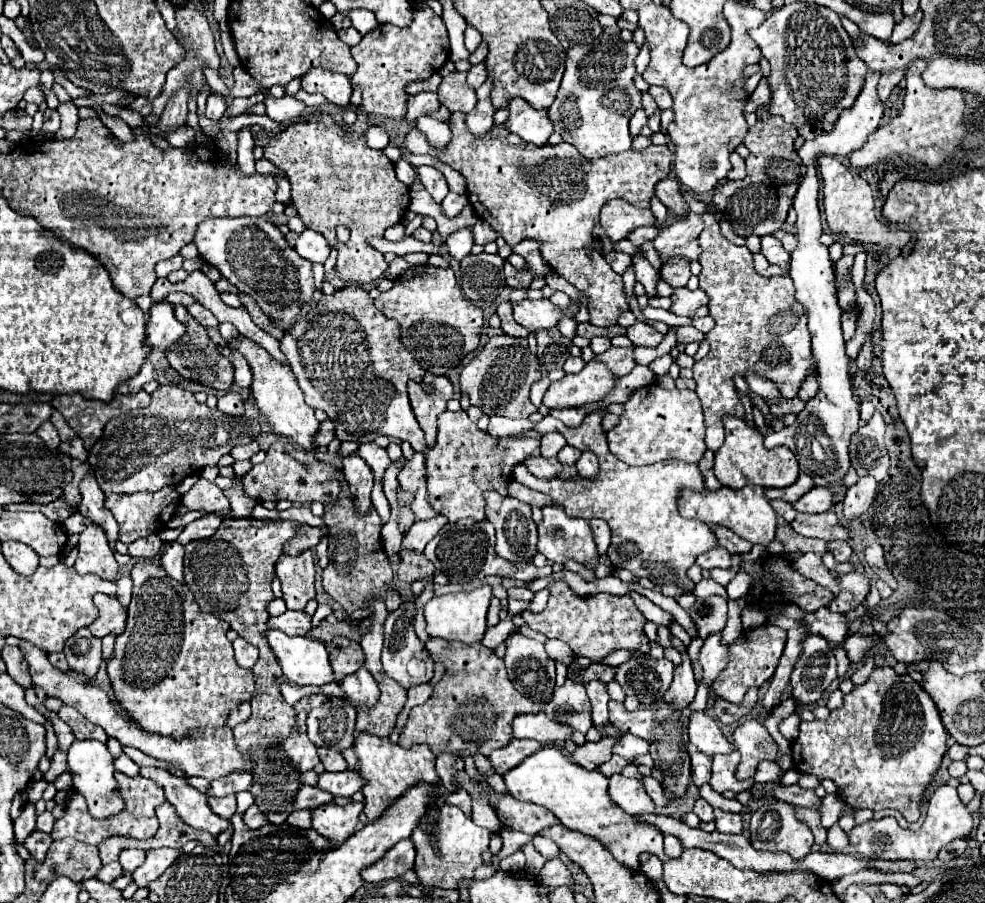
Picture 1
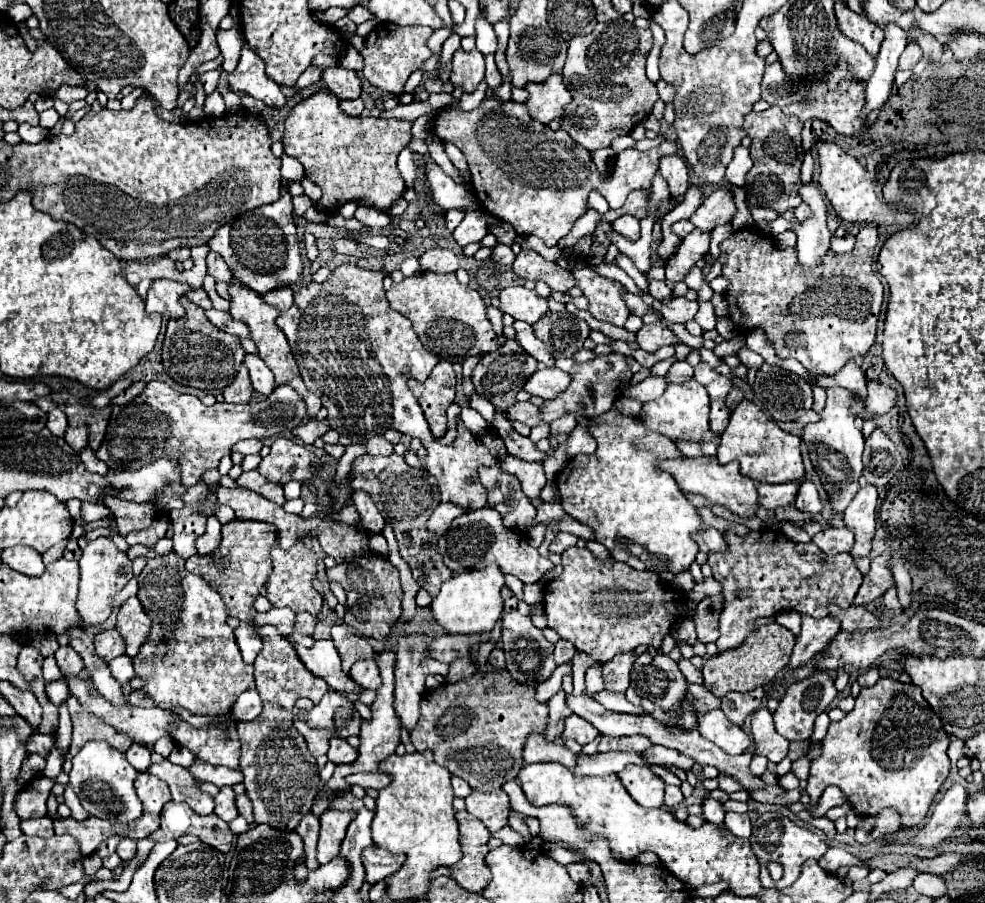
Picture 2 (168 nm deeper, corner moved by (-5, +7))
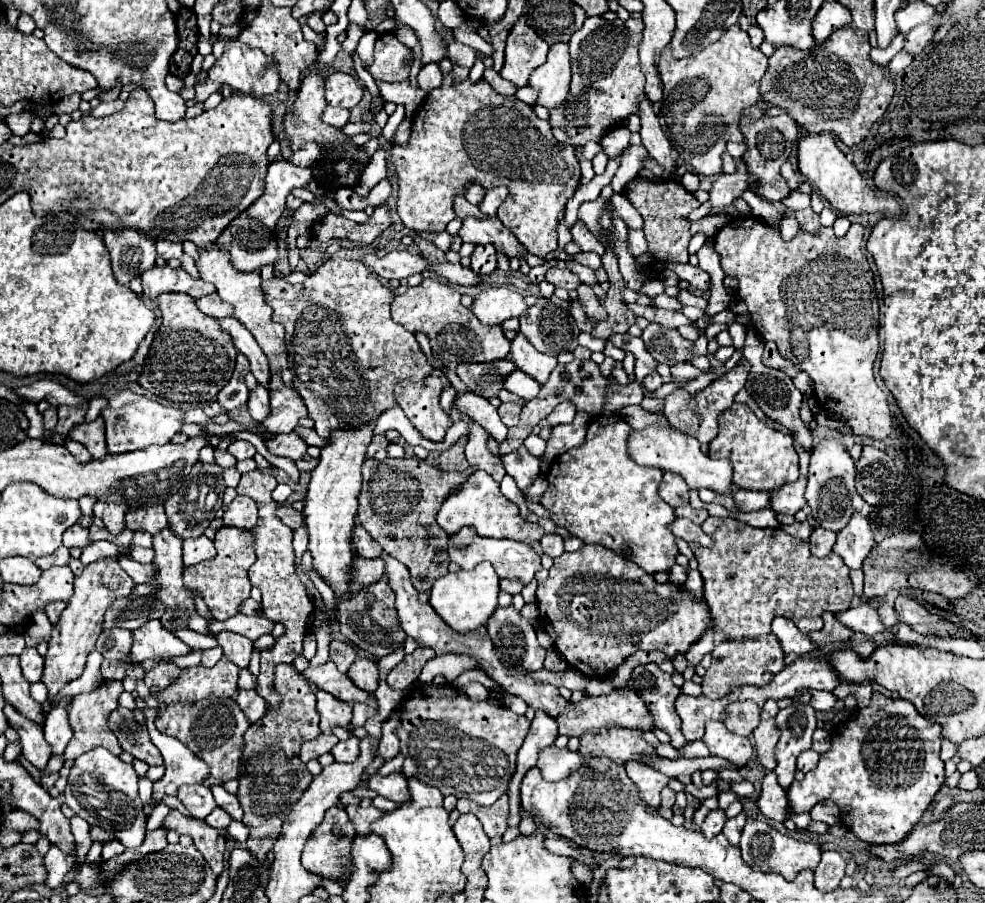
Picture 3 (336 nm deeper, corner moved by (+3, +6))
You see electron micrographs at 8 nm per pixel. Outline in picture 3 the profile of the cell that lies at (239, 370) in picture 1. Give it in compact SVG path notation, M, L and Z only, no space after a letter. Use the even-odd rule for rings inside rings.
M256 384L254 390L250 390L250 398L248 398L248 412L252 414L252 418L258 422L262 418L266 418L266 414L270 412L270 398L268 398L268 390L262 384Z

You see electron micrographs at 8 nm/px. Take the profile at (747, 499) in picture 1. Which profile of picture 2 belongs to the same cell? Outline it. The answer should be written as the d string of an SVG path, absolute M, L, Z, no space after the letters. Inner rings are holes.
M702 455L698 459L690 459L690 457L678 457L678 459L668 459L668 461L660 461L658 463L660 469L668 471L678 487L682 491L688 491L688 493L700 493L704 495L710 503L714 505L722 505L734 513L738 513L740 517L754 517L756 509L760 507L758 505L758 493L756 493L756 483L748 477L744 477L740 473L740 467L738 467L738 461L730 461L726 465L720 465L716 459L710 459L708 455Z

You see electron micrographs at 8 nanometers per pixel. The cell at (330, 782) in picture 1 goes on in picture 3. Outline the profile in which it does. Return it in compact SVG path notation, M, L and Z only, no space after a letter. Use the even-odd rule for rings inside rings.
M372 774L368 778L368 788L374 790L378 796L384 796L396 804L402 804L406 802L406 798L410 798L404 774L390 774L390 776Z

